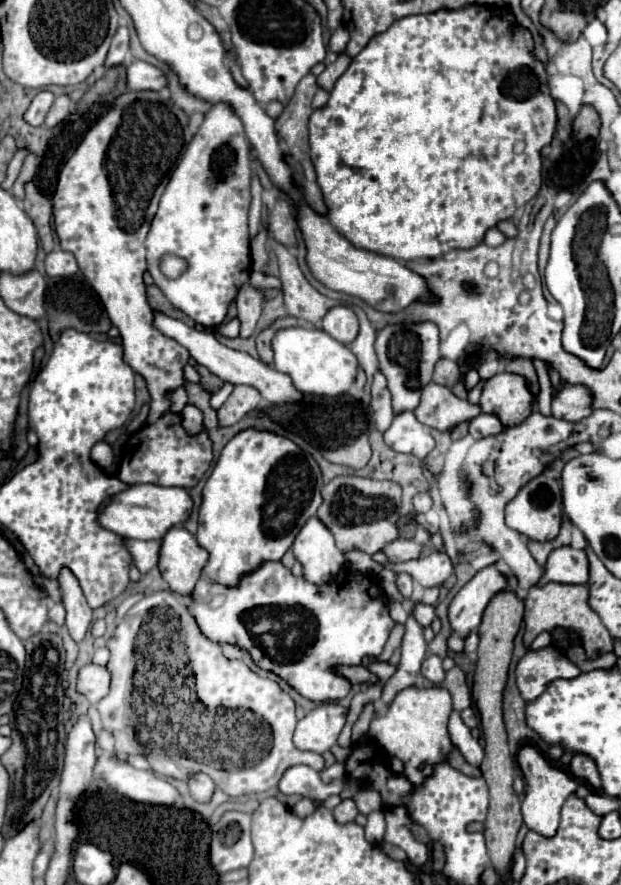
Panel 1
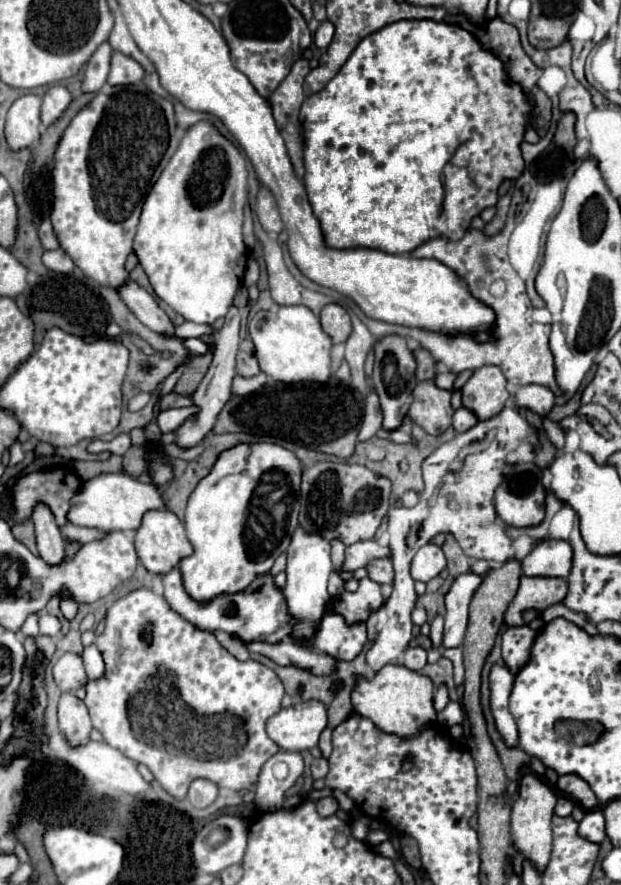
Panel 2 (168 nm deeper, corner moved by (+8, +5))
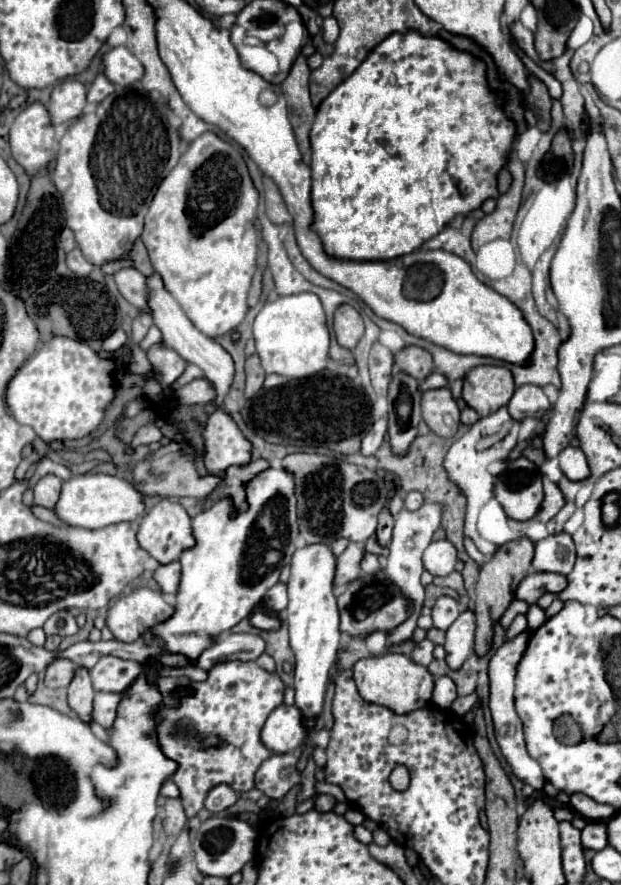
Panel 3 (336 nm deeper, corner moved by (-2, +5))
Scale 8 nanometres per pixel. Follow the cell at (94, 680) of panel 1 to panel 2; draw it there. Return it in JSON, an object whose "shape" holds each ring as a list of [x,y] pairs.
{"shape":[[[65,653],[57,661],[57,665],[53,667],[53,677],[55,677],[57,687],[63,693],[75,693],[77,689],[85,687],[89,681],[81,657],[75,653]]]}

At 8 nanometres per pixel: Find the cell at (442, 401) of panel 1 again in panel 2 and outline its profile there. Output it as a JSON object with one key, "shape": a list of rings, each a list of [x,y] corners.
{"shape":[[[419,381],[413,389],[409,417],[431,435],[443,433],[447,427],[451,427],[453,417],[451,391],[439,389],[435,381]]]}

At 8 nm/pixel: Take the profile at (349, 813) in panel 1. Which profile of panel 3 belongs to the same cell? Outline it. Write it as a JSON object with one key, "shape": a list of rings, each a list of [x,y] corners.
{"shape":[[[317,795],[315,797],[315,809],[319,811],[319,813],[327,813],[327,811],[331,811],[335,807],[335,799],[333,797],[329,797],[329,795]]]}

